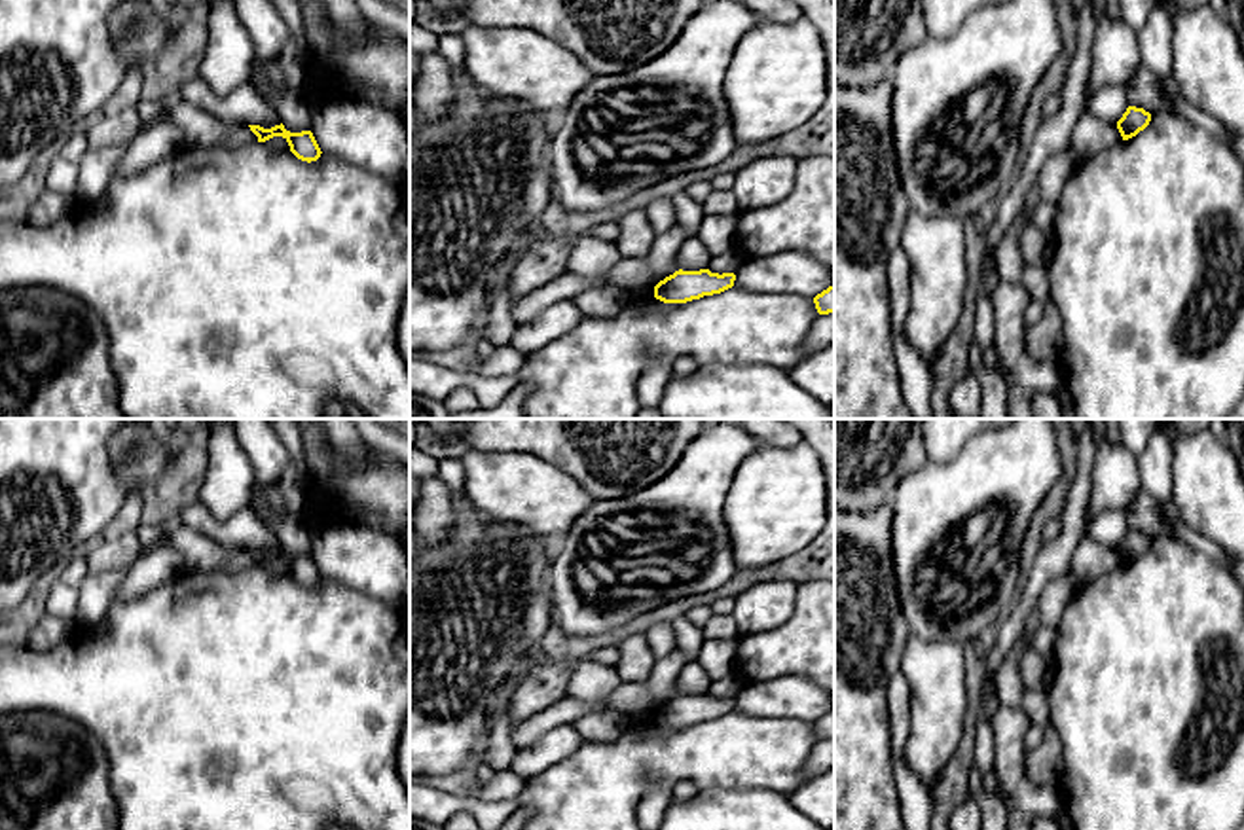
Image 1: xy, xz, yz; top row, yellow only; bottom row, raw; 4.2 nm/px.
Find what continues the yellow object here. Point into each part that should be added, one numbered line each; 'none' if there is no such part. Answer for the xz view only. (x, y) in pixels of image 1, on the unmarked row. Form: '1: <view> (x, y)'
none

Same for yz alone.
none

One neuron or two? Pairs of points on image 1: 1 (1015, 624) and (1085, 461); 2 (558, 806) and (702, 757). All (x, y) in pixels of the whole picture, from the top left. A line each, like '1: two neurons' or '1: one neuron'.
1: one neuron
2: one neuron

